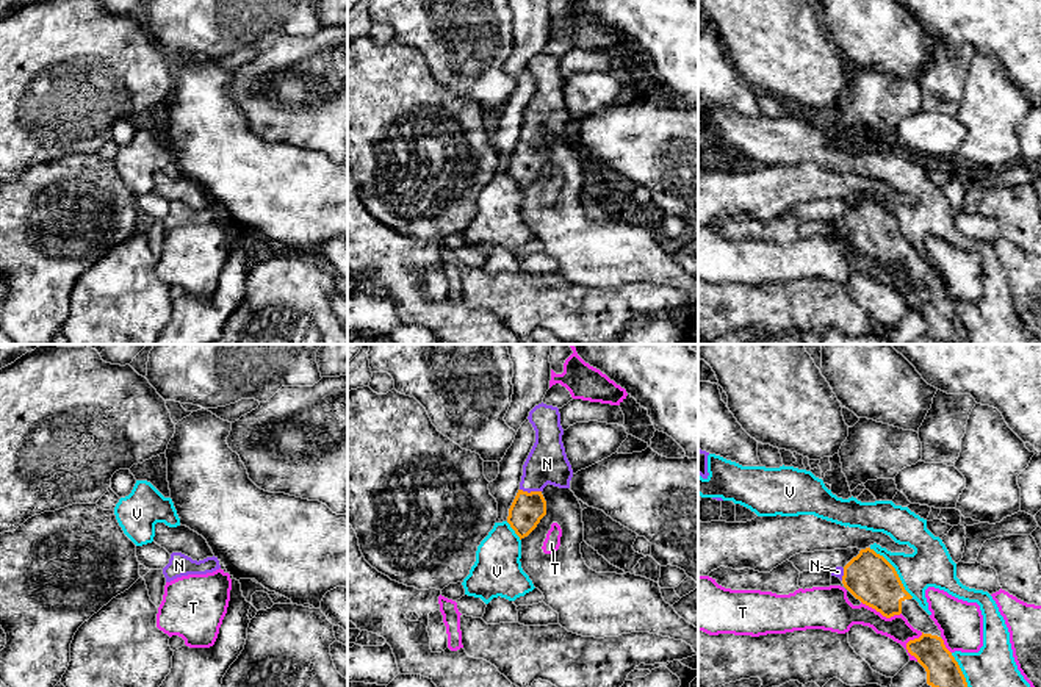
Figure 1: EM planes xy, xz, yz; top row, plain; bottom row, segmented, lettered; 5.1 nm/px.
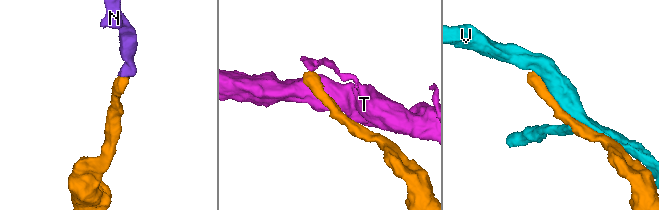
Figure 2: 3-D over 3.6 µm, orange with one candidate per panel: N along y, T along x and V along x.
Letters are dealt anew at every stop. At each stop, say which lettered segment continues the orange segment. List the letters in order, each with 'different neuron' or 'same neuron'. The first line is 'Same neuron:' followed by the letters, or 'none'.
Same neuron: N
N: same neuron
T: different neuron
V: different neuron

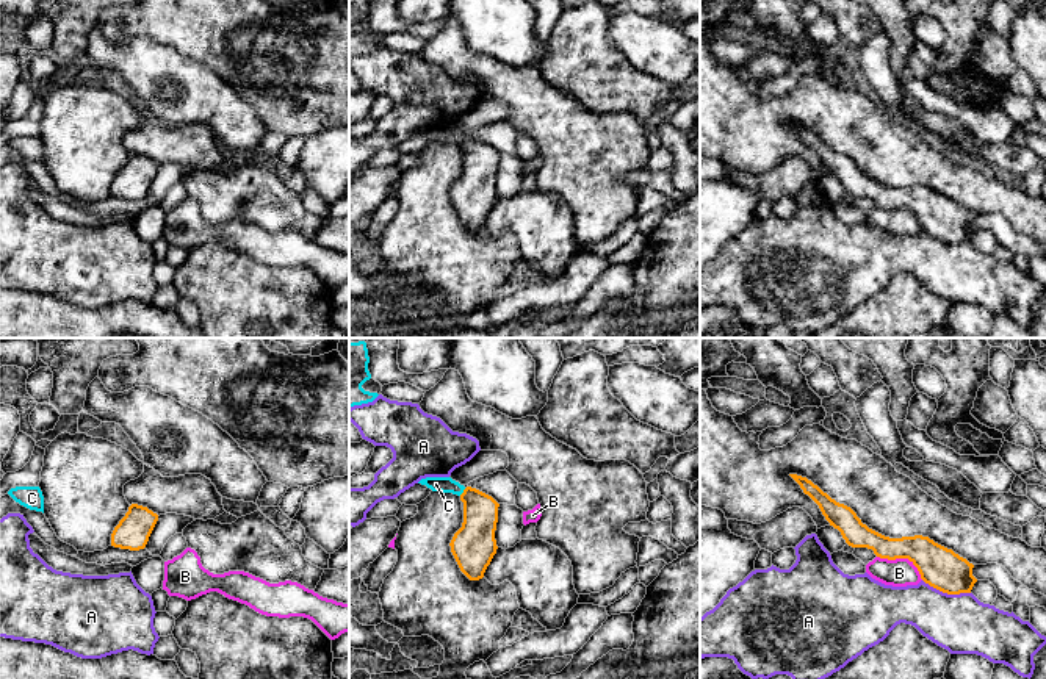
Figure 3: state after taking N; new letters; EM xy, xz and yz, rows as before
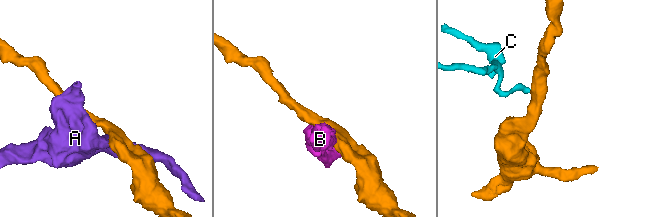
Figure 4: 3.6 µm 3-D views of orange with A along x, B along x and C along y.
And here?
Same neuron: none
A: different neuron
B: different neuron
C: different neuron

